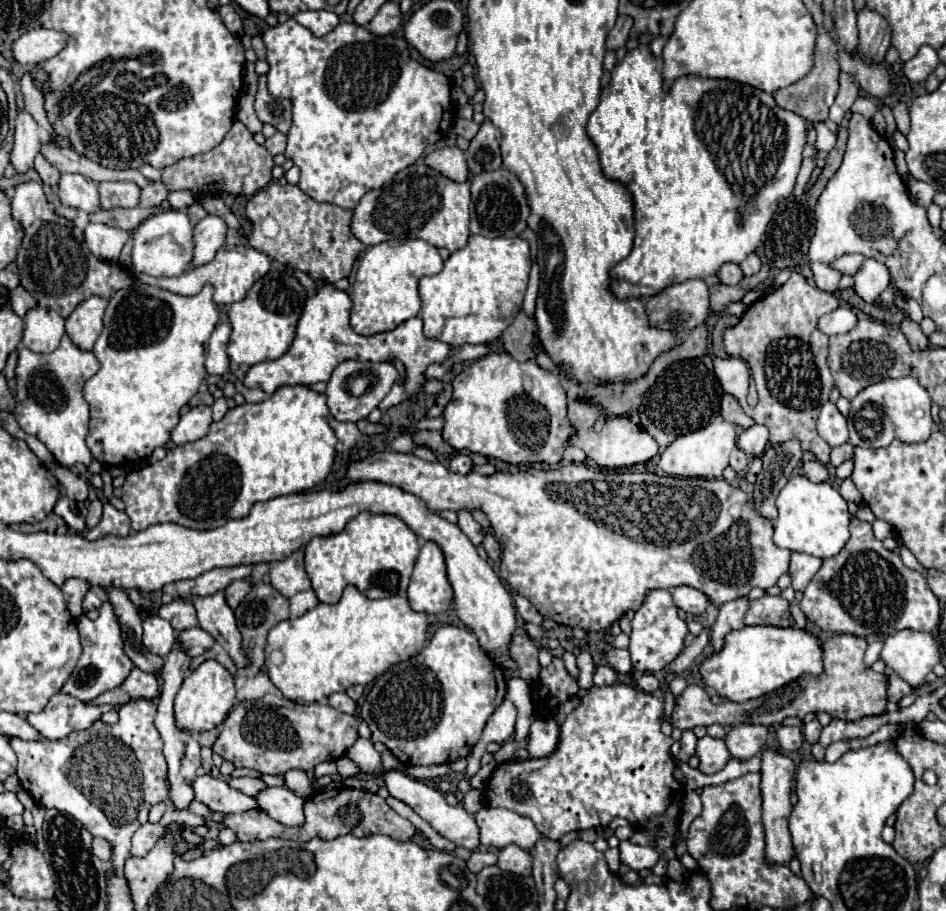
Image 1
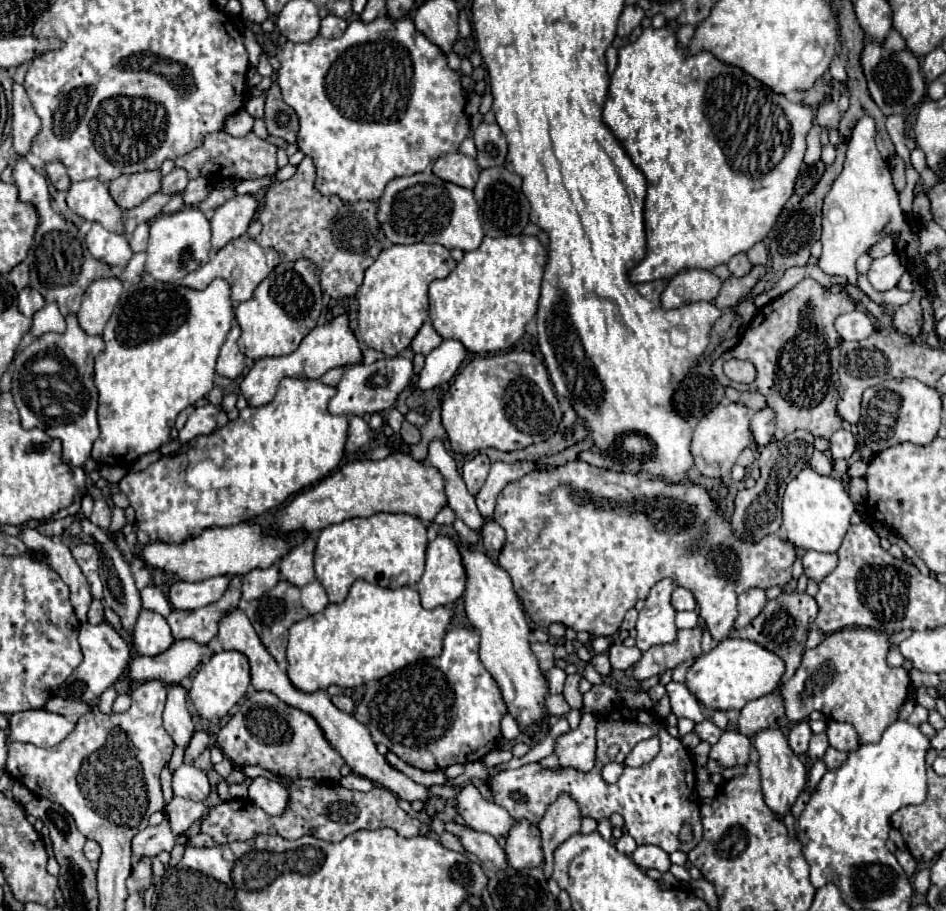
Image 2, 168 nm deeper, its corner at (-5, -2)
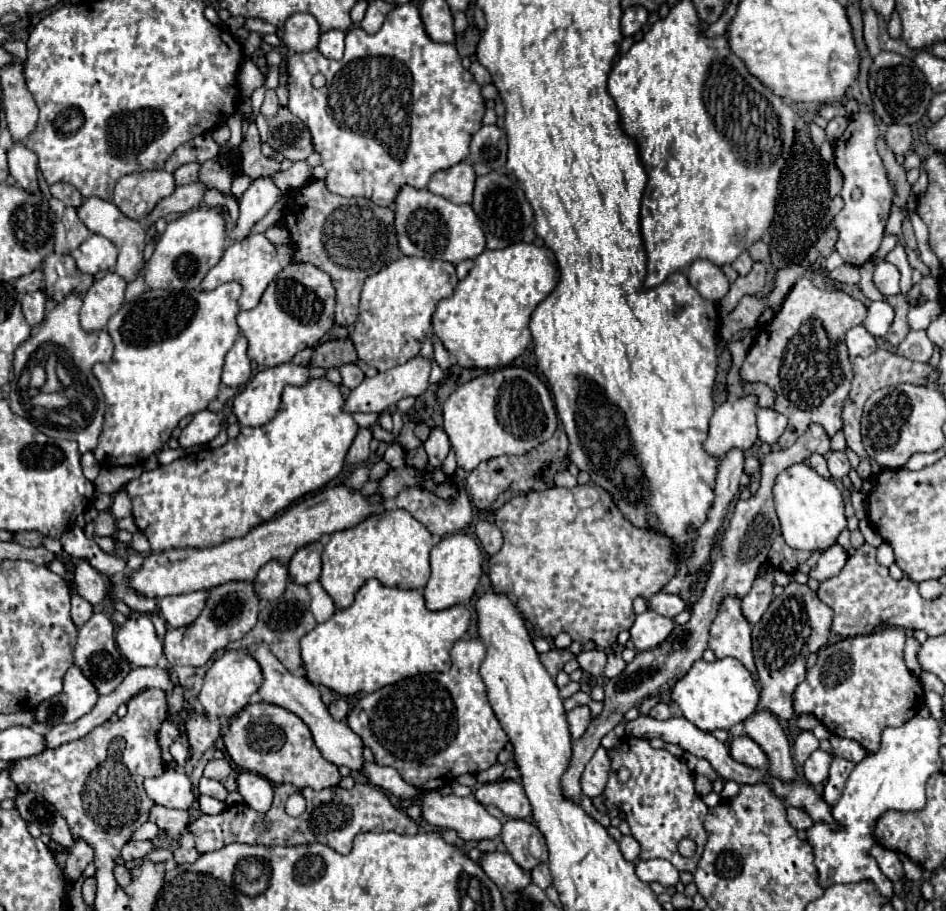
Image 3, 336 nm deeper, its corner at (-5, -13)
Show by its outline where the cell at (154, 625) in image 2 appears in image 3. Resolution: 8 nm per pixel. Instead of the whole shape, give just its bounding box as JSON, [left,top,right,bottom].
[115,615,163,667]

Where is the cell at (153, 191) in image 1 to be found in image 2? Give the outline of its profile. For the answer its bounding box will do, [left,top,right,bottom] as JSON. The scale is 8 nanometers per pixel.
[161,170,189,194]

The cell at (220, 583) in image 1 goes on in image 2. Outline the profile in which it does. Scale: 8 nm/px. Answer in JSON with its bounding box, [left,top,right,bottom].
[169,576,229,610]

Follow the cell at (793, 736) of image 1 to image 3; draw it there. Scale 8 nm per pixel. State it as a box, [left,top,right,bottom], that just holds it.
[793,731,819,763]

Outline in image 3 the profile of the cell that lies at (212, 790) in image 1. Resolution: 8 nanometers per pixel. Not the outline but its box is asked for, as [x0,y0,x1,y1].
[145,769,195,809]

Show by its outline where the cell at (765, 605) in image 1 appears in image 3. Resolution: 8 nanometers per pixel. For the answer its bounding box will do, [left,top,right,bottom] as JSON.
[753,581,833,719]

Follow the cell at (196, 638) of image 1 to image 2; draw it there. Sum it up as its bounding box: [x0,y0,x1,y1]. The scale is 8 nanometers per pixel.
[129,640,213,684]

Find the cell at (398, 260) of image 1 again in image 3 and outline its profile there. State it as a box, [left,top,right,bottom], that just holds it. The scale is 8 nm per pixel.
[351,255,457,371]

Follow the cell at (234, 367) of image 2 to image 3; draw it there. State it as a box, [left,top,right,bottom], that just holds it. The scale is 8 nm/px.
[223,335,251,389]

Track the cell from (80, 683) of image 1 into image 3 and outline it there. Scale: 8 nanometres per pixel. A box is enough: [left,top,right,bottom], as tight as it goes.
[33,665,99,727]

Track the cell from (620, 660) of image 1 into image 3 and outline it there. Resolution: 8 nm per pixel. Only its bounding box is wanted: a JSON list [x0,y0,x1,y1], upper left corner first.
[603,653,627,679]

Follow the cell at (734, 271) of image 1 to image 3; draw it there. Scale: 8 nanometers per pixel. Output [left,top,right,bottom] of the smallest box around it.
[733,251,753,275]

